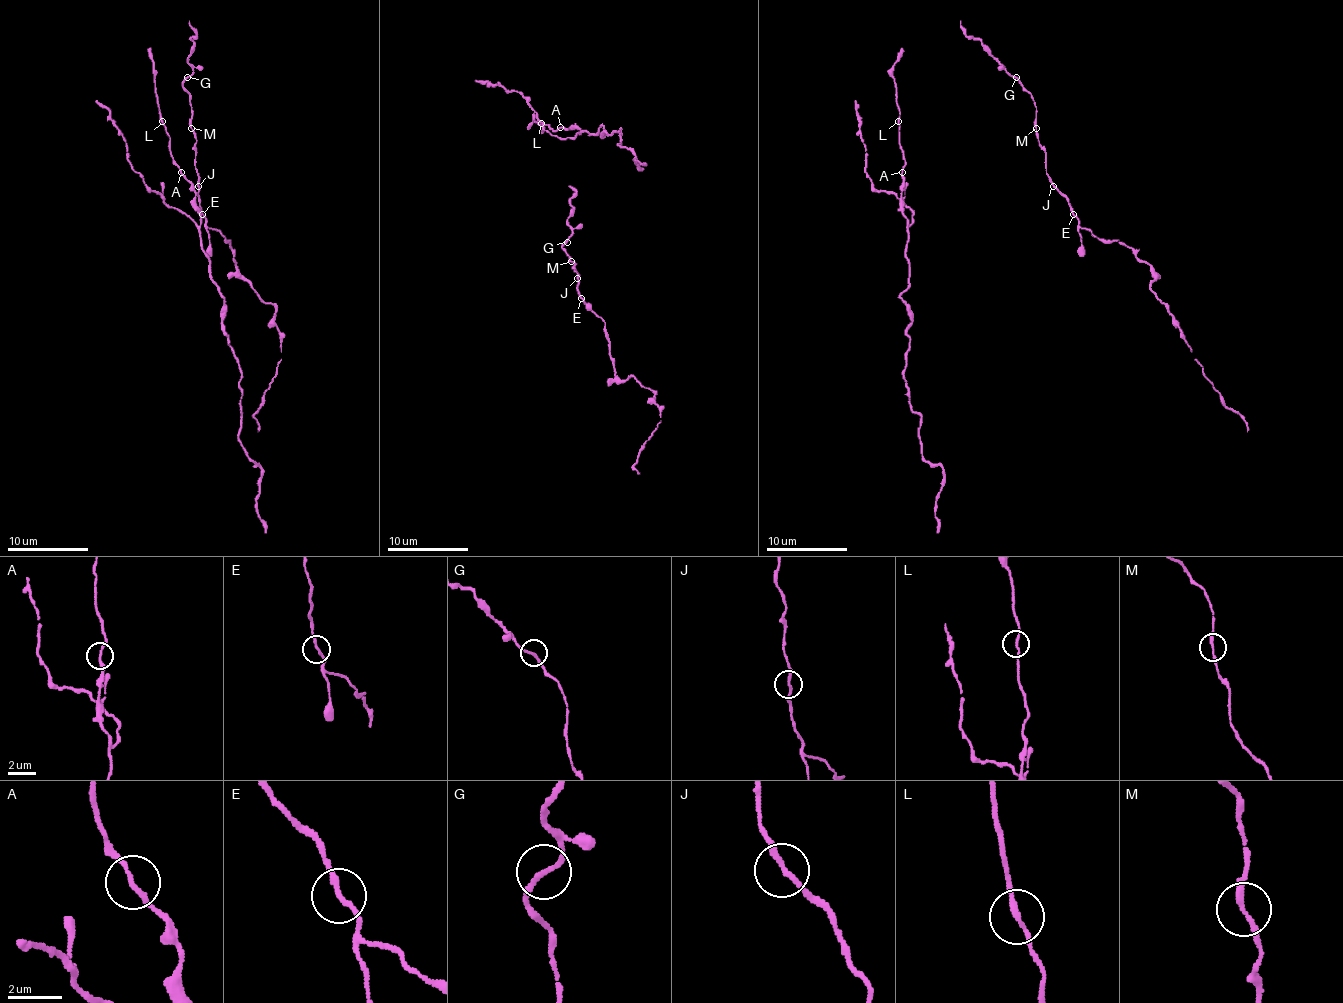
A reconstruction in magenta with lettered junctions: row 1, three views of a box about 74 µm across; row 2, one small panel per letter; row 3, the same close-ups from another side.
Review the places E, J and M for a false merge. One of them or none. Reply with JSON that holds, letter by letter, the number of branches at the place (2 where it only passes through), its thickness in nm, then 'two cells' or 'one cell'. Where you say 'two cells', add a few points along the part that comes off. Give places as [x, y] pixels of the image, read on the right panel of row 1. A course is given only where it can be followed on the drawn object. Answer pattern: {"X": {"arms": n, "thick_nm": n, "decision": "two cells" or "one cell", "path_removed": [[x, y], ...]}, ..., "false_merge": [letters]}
{"E": {"arms": 2, "thick_nm": 180, "decision": "one cell"}, "J": {"arms": 2, "thick_nm": 190, "decision": "one cell"}, "M": {"arms": 2, "thick_nm": 190, "decision": "one cell"}, "false_merge": []}

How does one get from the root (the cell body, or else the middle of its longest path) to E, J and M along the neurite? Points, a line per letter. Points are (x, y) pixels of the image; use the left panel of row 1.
E: (190, 26), (196, 34), (187, 58), (192, 73), (183, 81), (183, 89), (192, 103), (202, 214)
J: (190, 26), (196, 34), (187, 58), (192, 73), (183, 81), (183, 89), (192, 103), (198, 186)
M: (190, 26), (196, 34), (187, 58), (192, 73), (183, 81), (183, 89), (192, 103), (192, 127)

